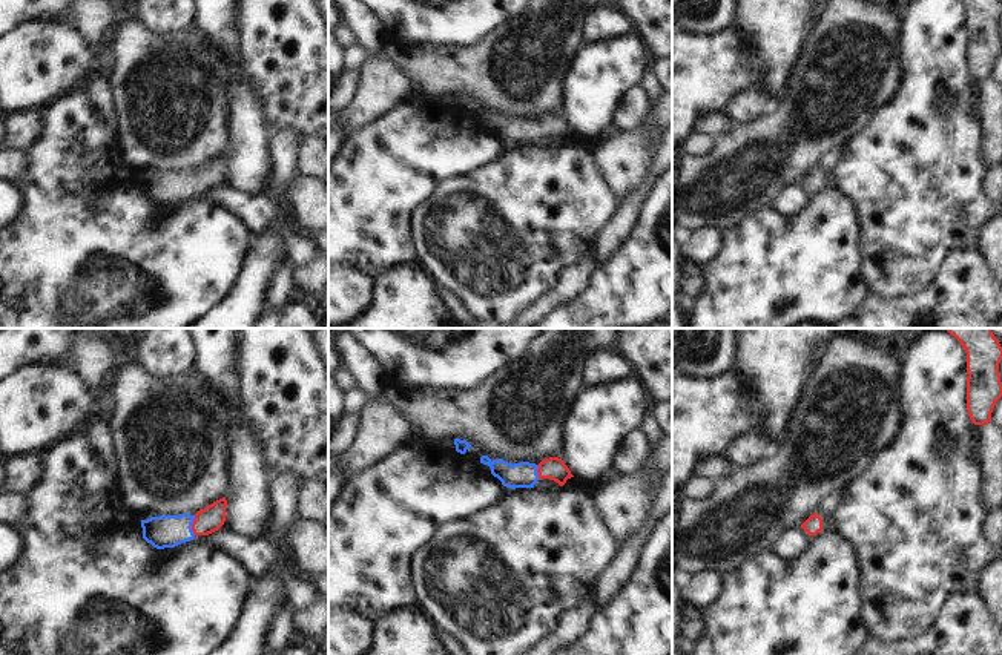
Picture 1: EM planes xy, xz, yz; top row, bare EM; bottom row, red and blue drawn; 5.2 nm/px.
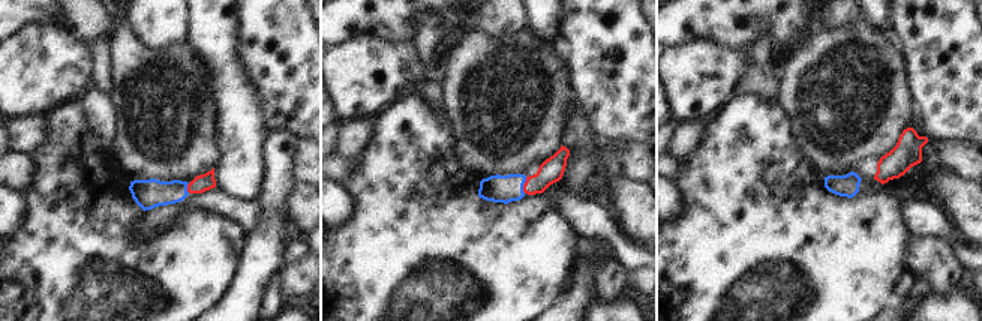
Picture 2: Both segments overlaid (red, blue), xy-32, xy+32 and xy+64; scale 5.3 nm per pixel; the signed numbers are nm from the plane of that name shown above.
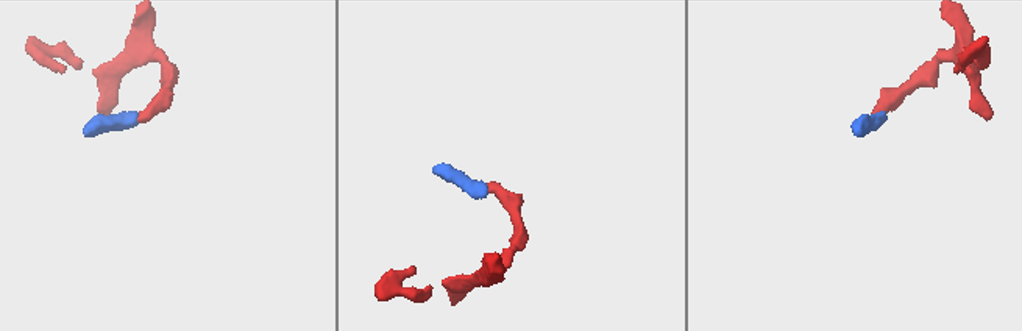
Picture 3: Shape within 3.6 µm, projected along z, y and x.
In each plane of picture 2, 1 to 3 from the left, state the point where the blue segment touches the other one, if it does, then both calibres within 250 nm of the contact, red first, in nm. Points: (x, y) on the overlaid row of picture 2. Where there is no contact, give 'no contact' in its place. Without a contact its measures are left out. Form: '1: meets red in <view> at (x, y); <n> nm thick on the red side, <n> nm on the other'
1: meets red in xy-32 at (188, 188); 90 nm thick on the red side, 160 nm on the other
2: meets red in xy+32 at (523, 185); 130 nm thick on the red side, 140 nm on the other
3: no contact

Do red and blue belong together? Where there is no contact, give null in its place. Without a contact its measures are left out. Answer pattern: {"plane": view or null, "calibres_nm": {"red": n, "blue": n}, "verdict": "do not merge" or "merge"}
{"plane": "xy", "calibres_nm": {"red": 140, "blue": 180}, "verdict": "merge"}

